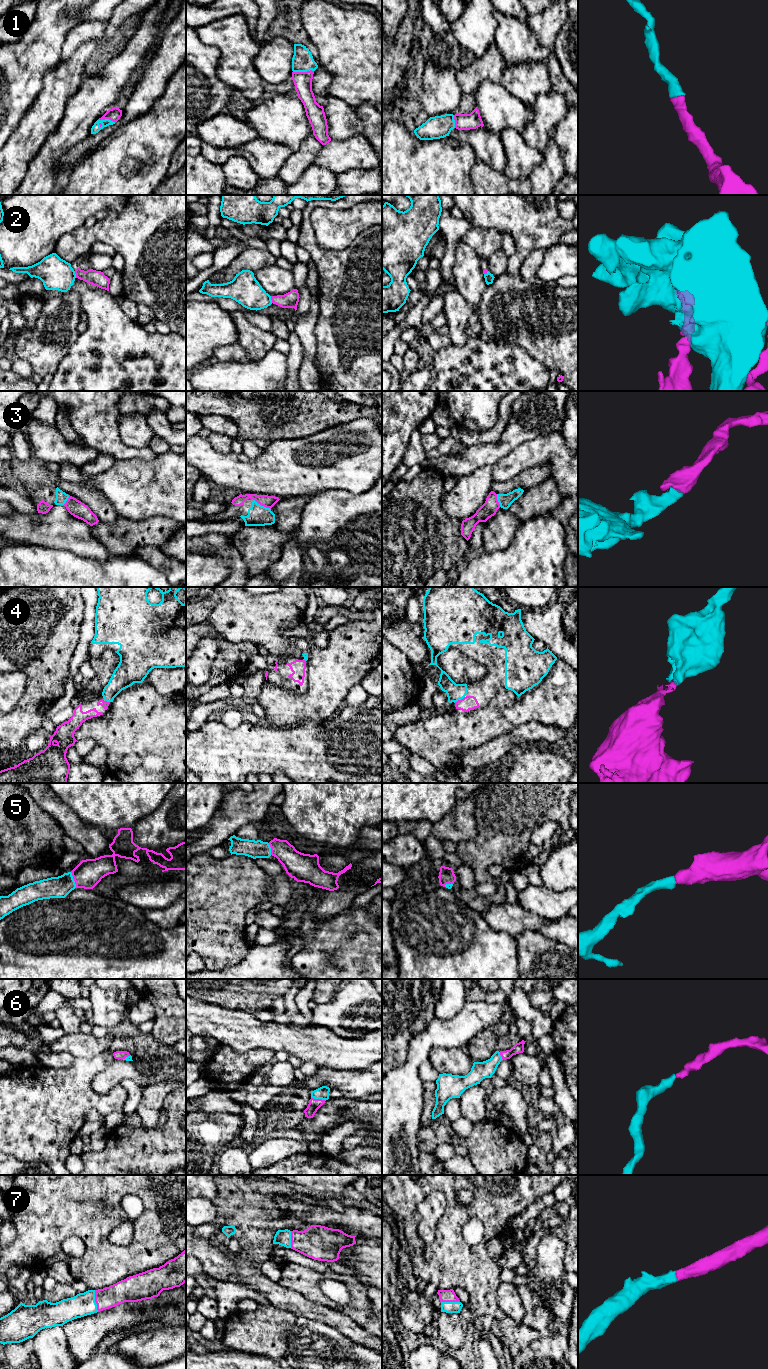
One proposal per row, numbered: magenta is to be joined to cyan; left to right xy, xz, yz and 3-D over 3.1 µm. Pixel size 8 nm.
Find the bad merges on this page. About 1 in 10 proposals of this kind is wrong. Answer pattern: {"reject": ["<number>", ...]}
{"reject": ["2"]}

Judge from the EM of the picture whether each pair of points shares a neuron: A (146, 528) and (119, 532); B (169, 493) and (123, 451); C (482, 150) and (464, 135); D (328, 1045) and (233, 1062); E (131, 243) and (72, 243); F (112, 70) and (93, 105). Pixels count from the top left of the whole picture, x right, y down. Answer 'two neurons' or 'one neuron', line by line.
A: one neuron
B: two neurons
C: one neuron
D: two neurons
E: one neuron
F: one neuron

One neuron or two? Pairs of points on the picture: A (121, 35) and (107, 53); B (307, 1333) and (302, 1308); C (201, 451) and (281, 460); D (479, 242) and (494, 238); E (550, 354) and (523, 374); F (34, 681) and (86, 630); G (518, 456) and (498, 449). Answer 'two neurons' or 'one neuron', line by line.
A: one neuron
B: two neurons
C: one neuron
D: one neuron
E: two neurons
F: two neurons
G: two neurons

